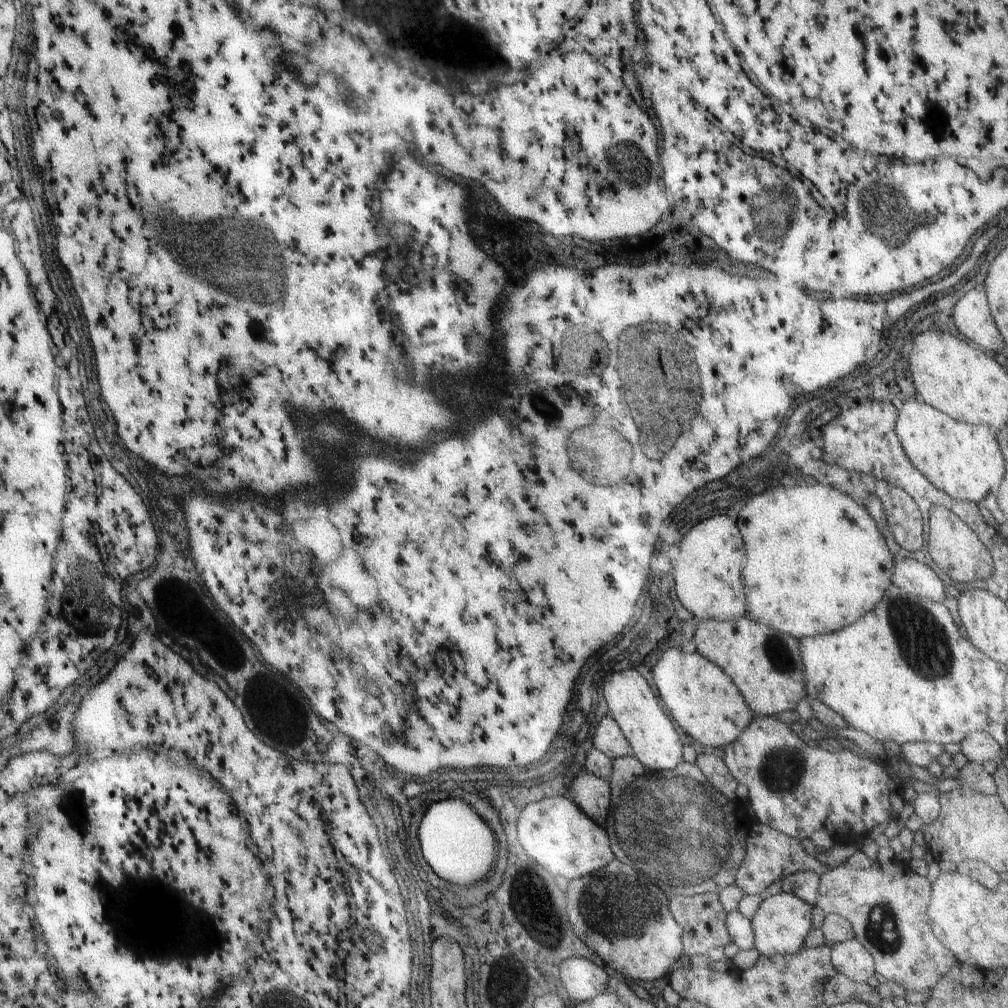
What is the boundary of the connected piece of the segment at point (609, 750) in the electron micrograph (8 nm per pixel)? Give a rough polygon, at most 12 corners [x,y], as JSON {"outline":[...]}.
{"outline":[[608,714],[595,726],[591,748],[611,759],[627,755],[626,738]]}

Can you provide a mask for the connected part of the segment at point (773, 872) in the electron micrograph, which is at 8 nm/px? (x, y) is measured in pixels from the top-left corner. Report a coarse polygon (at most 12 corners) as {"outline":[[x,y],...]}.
{"outline":[[753,821],[732,882],[761,895],[795,871],[829,869],[797,839]]}

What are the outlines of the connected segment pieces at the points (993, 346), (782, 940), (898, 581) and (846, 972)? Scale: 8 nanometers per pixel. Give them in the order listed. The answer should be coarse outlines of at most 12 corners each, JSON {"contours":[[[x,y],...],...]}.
{"contours":[[[973,288],[953,306],[951,322],[978,349],[1003,350],[986,294]],[[794,894],[764,895],[750,918],[759,955],[804,946],[813,906]],[[893,561],[890,584],[940,602],[945,586],[925,563]],[[855,938],[830,944],[837,973],[865,983],[872,956]]]}

